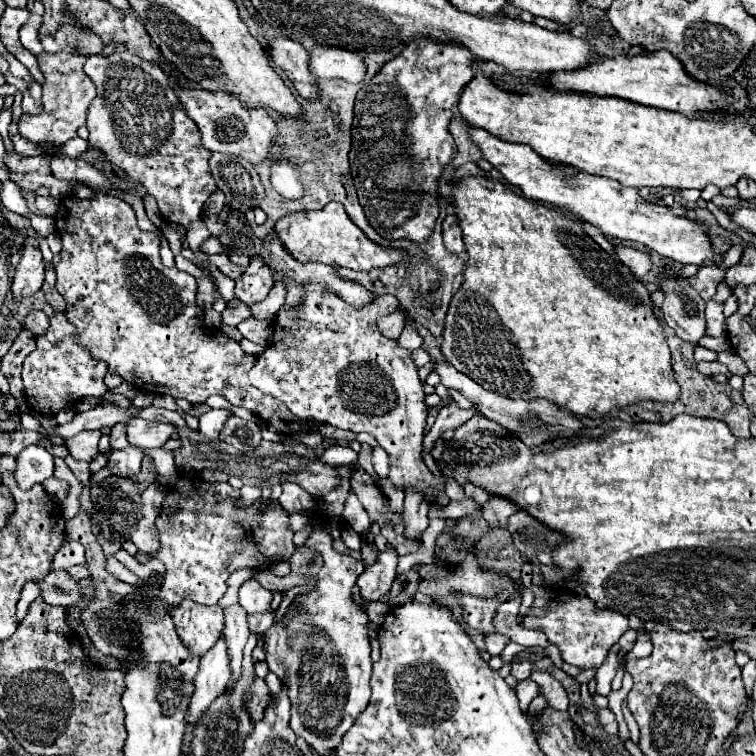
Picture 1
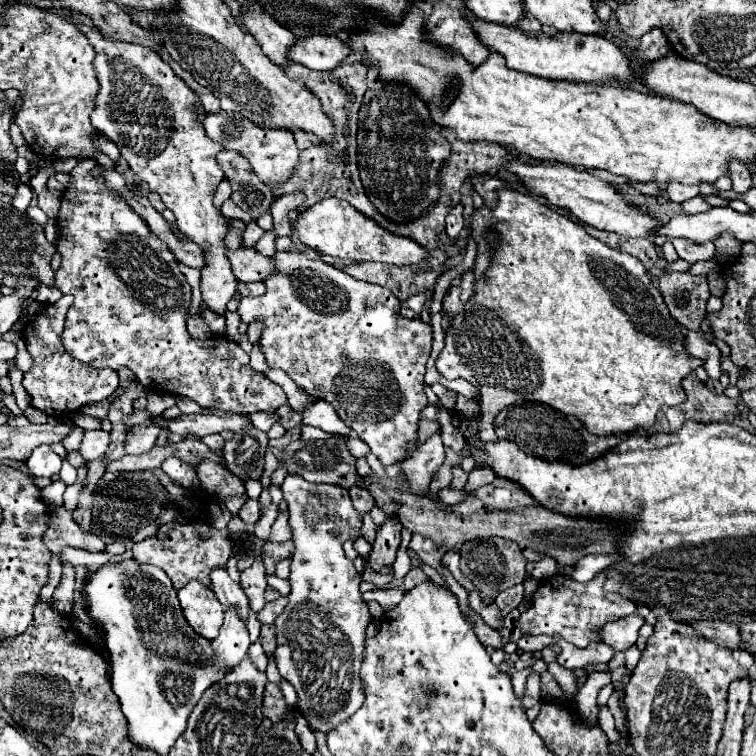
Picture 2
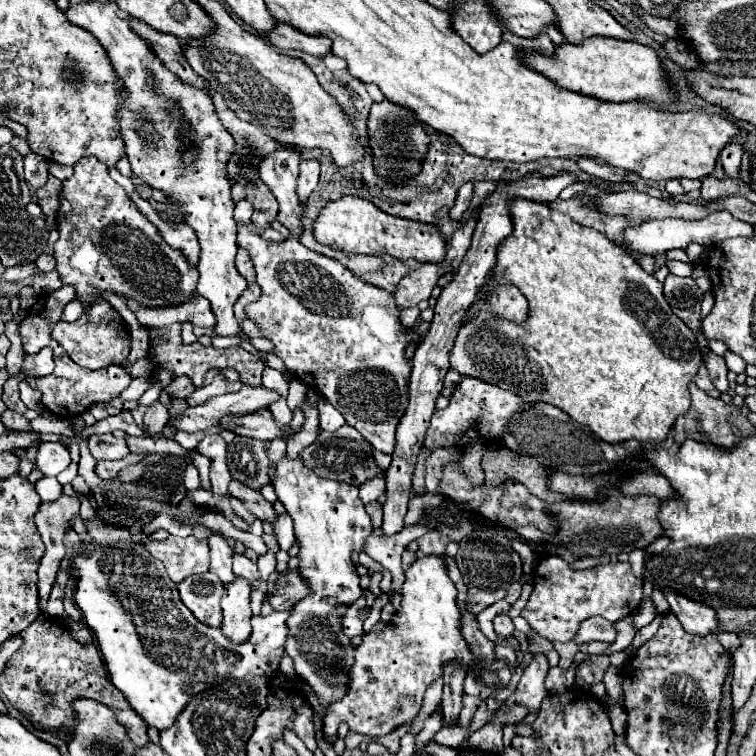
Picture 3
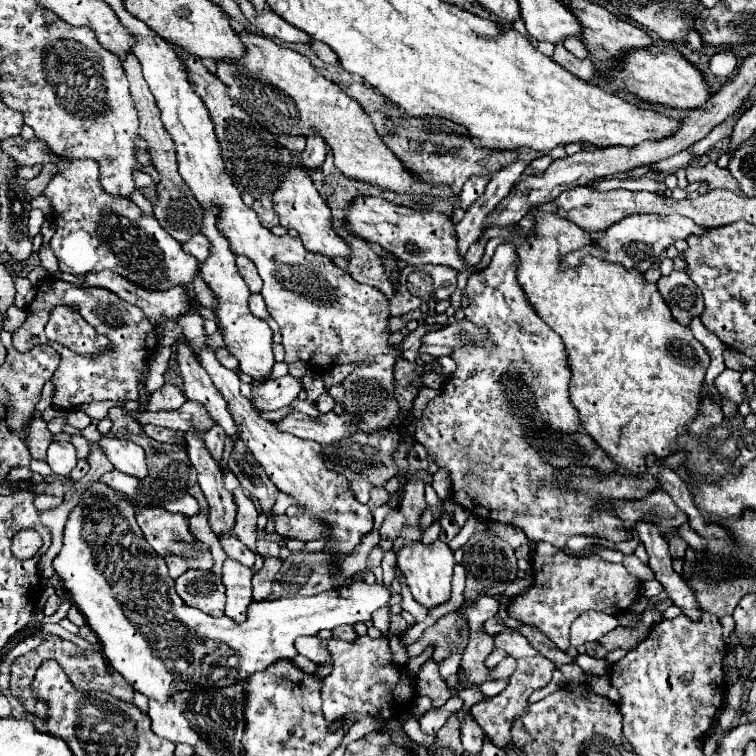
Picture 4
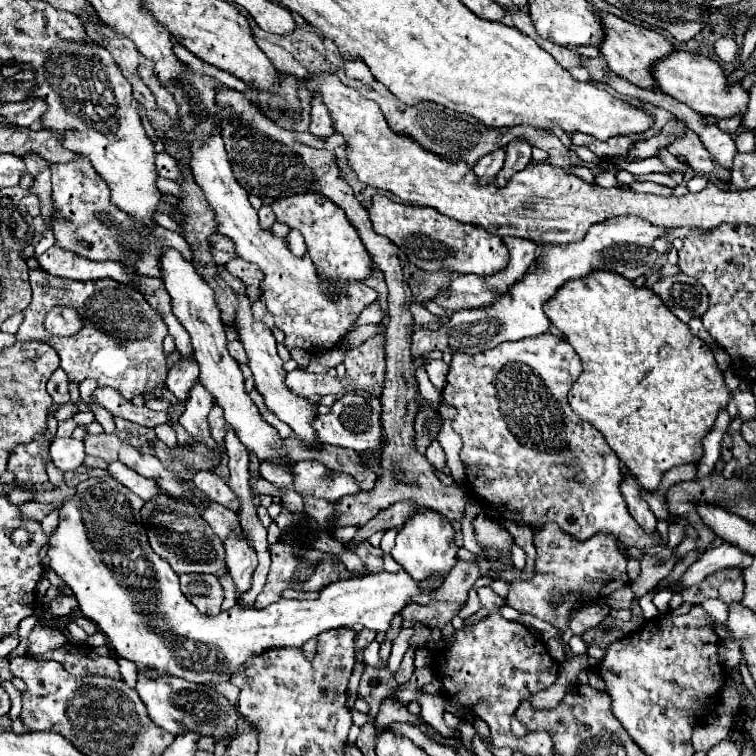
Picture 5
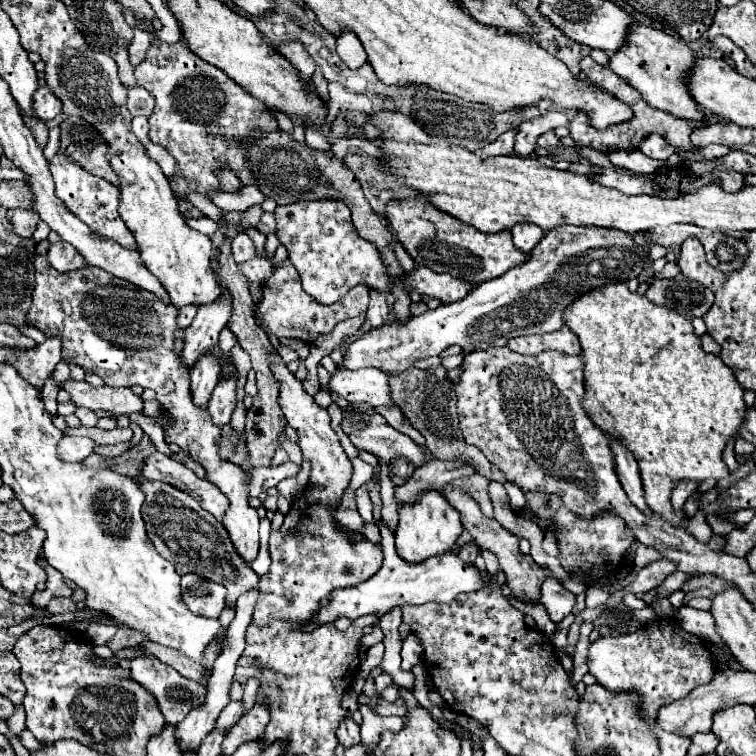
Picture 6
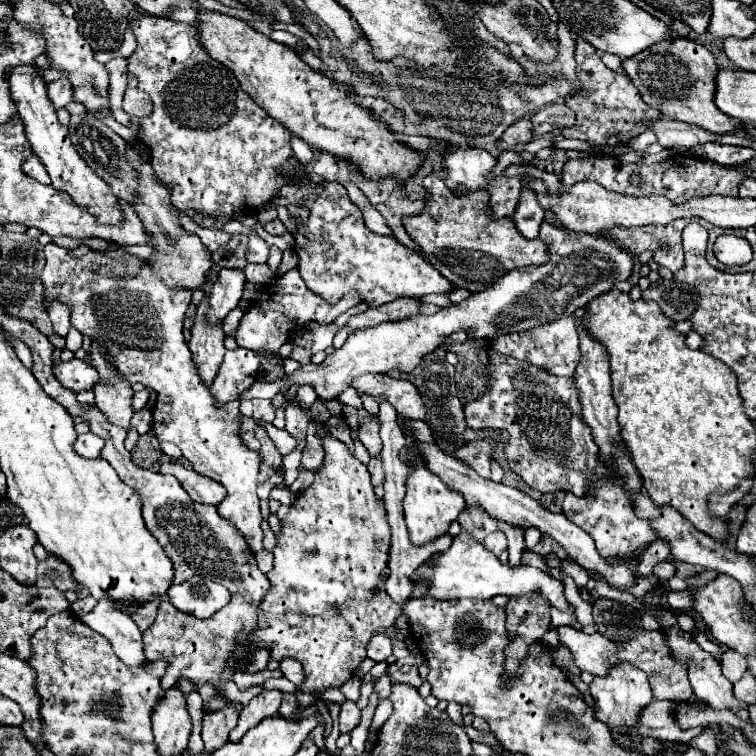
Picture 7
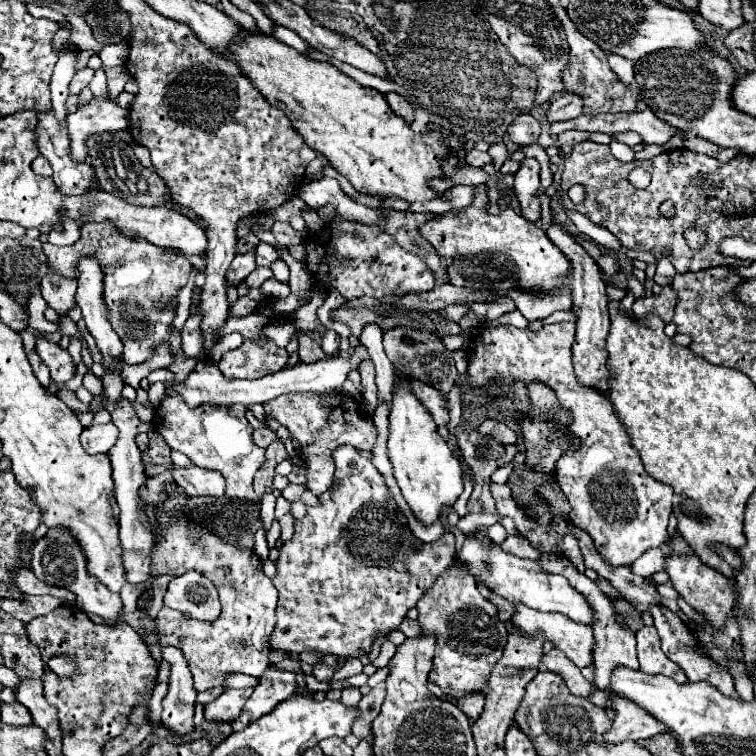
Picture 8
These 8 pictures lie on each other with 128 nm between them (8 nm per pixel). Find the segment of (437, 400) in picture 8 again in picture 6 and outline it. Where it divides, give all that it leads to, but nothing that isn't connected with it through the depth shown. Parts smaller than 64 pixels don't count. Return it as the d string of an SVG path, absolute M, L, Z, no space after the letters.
M376 368L338 370L330 376L328 392L344 396L348 402L370 402L372 406L392 406L388 378Z

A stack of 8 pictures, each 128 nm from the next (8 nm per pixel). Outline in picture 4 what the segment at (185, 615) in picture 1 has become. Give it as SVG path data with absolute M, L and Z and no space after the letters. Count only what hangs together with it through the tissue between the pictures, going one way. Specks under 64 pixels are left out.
M184 572L176 580L176 592L184 600L184 604L192 608L204 610L210 616L224 614L224 584L214 572Z

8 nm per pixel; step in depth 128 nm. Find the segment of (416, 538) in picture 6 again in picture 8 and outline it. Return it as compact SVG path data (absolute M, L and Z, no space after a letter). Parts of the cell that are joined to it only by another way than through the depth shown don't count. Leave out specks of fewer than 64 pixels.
M396 376L394 408L390 412L388 456L404 500L424 526L434 524L440 518L442 508L452 506L462 494L462 468L452 456L446 440L436 434L436 424L428 410L410 392L406 376Z

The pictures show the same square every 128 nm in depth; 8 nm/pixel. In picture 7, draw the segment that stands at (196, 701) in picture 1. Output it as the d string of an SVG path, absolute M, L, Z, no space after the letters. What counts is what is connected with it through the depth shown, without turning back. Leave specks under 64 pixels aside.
M50 242L44 246L44 254L46 254L46 266L40 276L44 286L44 306L50 308L54 300L66 304L70 308L70 324L82 336L88 336L90 340L100 340L104 344L108 352L108 360L112 360L112 366L118 370L120 378L130 382L130 376L134 376L136 382L142 382L144 386L158 392L154 412L152 412L154 436L158 438L158 442L174 442L182 450L184 458L192 462L198 474L220 482L228 490L228 496L218 506L220 516L224 516L236 526L236 530L244 536L252 552L260 552L262 550L262 528L260 528L262 516L260 516L260 500L256 496L260 454L254 450L248 450L238 436L238 428L240 428L238 402L230 402L222 408L216 408L212 402L212 396L206 392L196 372L190 350L182 336L184 314L190 306L192 292L170 290L158 276L152 274L148 262L142 264L136 278L130 278L122 262L116 262L102 252L88 252L82 258L72 258L68 256L66 248L60 248Z

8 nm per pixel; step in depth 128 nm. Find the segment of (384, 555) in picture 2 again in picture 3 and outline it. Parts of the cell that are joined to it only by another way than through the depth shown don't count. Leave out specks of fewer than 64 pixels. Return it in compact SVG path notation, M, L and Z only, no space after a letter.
M560 172L558 176L552 178L540 178L540 176L526 176L508 184L502 184L500 188L496 188L490 196L486 196L486 200L480 206L480 218L474 230L474 238L472 238L472 246L468 250L468 254L464 256L462 264L458 266L454 278L442 288L438 302L434 306L434 320L430 324L428 334L424 336L424 340L420 342L420 346L414 352L412 358L412 378L408 384L408 392L410 392L410 404L398 424L396 430L396 450L392 454L392 464L386 472L386 502L382 506L384 510L384 520L382 520L382 534L384 536L394 536L404 528L404 516L406 516L406 508L408 508L408 500L412 496L412 474L414 474L414 464L416 464L416 456L424 444L424 436L428 430L428 420L434 412L434 402L440 396L442 390L442 380L448 372L448 362L450 362L450 350L454 346L454 338L458 334L458 328L462 324L462 320L466 318L468 308L476 302L486 276L492 272L494 264L496 264L496 248L498 244L512 232L512 218L508 212L508 202L512 198L528 198L534 202L552 202L558 198L558 194L568 186L574 184L576 176L568 174L568 172Z

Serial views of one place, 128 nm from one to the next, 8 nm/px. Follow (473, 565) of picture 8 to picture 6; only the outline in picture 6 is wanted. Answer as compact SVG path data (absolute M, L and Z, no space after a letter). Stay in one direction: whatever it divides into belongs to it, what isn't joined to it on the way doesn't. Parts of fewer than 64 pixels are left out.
M380 520L380 536L382 536L382 552L384 552L382 568L364 584L356 584L352 588L340 588L340 590L332 592L332 596L328 598L328 604L320 606L316 616L312 616L308 622L302 624L304 632L312 632L312 630L316 630L316 626L334 622L342 616L350 618L350 620L356 620L356 618L368 616L368 614L382 618L386 612L390 612L396 606L406 606L406 604L416 606L416 604L424 604L430 600L446 604L446 602L452 602L458 594L480 590L482 586L486 586L492 580L490 576L486 580L482 580L478 568L466 566L454 552L448 552L448 554L442 554L436 558L428 558L422 564L404 562L394 550L394 534L384 526L382 520Z

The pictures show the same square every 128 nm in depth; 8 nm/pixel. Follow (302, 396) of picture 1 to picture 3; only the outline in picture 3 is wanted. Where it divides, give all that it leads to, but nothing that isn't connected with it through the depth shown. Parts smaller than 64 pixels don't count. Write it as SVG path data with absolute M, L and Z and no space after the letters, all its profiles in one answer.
M238 226L238 246L248 248L256 268L256 284L262 288L260 300L246 306L246 318L250 318L262 330L262 336L274 344L274 354L284 362L288 372L294 372L304 384L318 388L318 392L342 412L346 422L376 450L392 454L396 444L394 432L408 406L412 364L404 352L410 342L418 344L426 332L408 332L408 328L400 324L400 310L388 290L372 286L354 276L340 262L304 248L298 238L274 244L252 234L248 226Z

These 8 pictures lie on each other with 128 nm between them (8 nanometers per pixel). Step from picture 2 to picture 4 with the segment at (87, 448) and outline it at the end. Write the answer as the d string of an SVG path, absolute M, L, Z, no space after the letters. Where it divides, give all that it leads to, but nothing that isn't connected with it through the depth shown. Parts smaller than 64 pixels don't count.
M100 438L96 442L106 458L112 462L112 466L124 474L136 476L136 478L144 478L146 476L146 456L144 450L130 442L130 440L118 440L118 438Z

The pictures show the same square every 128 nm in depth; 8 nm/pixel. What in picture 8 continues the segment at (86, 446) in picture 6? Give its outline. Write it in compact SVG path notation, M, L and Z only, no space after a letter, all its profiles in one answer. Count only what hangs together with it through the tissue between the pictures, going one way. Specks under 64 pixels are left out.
M110 422L110 424L102 424L102 426L88 426L82 432L82 444L84 450L88 454L100 454L100 452L108 452L118 436L118 428Z

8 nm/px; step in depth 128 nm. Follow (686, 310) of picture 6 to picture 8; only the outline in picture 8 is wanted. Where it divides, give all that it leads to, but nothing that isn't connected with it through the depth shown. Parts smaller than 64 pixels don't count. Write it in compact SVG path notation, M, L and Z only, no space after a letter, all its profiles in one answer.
M664 286L662 292L660 292L660 296L638 298L638 316L642 318L648 312L654 312L654 314L658 314L668 324L668 322L672 322L676 300L678 300L678 296L674 294L674 290L670 286Z

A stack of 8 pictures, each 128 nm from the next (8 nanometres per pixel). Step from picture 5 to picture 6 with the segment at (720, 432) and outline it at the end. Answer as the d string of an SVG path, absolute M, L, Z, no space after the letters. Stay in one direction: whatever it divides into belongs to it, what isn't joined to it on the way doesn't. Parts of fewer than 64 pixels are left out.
M684 478L684 480L680 480L680 484L674 488L674 492L672 492L672 508L674 510L682 510L682 506L684 506L684 502L690 498L690 494L692 492L696 492L696 488L698 488L698 480L692 480L692 478Z

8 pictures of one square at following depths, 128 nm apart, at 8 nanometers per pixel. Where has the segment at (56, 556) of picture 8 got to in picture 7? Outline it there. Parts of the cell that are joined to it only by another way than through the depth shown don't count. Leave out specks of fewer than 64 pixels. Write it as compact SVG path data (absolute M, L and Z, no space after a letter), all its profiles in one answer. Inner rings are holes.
M46 558L42 562L38 562L38 582L36 586L40 588L46 588L46 586L54 586L62 592L66 590L72 590L76 592L80 598L86 598L86 588L76 584L72 578L70 578L70 568L68 564L64 562L58 562L58 558ZM102 598L94 608L94 619L80 619L88 628L108 638L116 656L128 666L146 666L150 660L144 656L142 632L130 616L118 610L116 602Z

